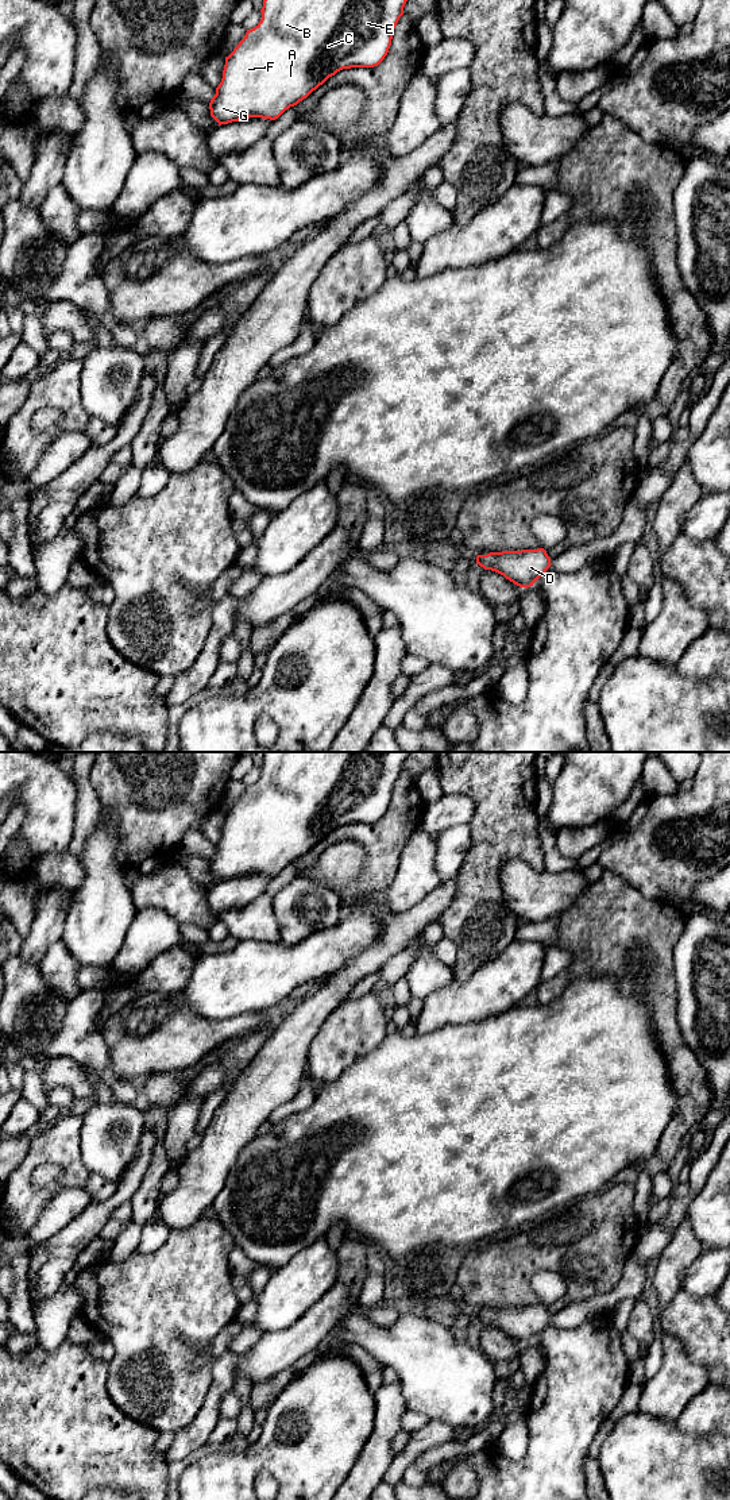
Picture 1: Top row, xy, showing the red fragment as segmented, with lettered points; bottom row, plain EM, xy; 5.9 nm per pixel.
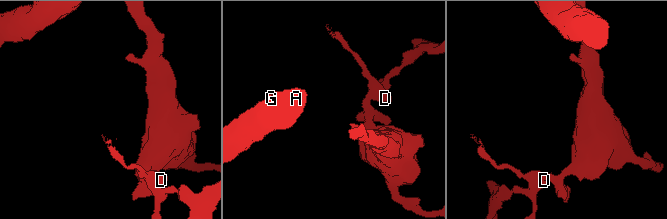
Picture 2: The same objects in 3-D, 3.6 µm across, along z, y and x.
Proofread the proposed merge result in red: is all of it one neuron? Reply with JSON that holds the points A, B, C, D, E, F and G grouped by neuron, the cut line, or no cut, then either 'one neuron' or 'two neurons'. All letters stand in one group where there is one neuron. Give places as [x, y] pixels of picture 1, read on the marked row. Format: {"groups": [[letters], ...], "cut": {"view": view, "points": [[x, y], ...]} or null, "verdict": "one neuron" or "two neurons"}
{"groups": [["A", "B", "C", "D", "E", "F", "G"]], "cut": null, "verdict": "one neuron"}

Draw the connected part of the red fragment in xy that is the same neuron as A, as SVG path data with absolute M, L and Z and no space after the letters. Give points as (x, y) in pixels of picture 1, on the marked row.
M263 0L260 22L254 28L247 30L244 38L239 42L233 51L225 57L221 82L216 88L216 95L209 103L210 116L219 123L219 126L250 117L275 120L286 109L306 99L313 90L316 90L337 72L351 68L378 66L389 53L393 31L399 18L403 15L406 1L408 0Z

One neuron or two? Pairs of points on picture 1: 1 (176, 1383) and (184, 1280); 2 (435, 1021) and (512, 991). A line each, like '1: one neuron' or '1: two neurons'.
1: one neuron
2: one neuron

